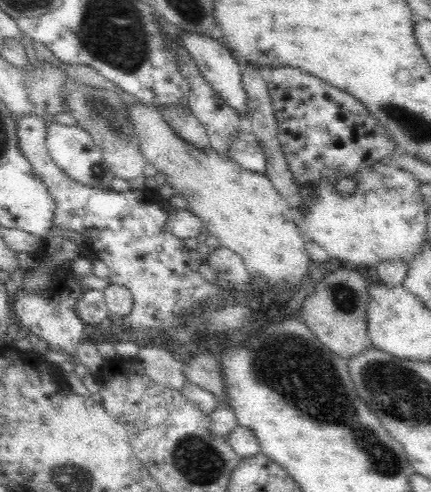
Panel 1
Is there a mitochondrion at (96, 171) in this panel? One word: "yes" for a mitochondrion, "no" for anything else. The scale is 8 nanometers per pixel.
yes

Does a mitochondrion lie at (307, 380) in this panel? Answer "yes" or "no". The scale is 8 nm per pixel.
yes

